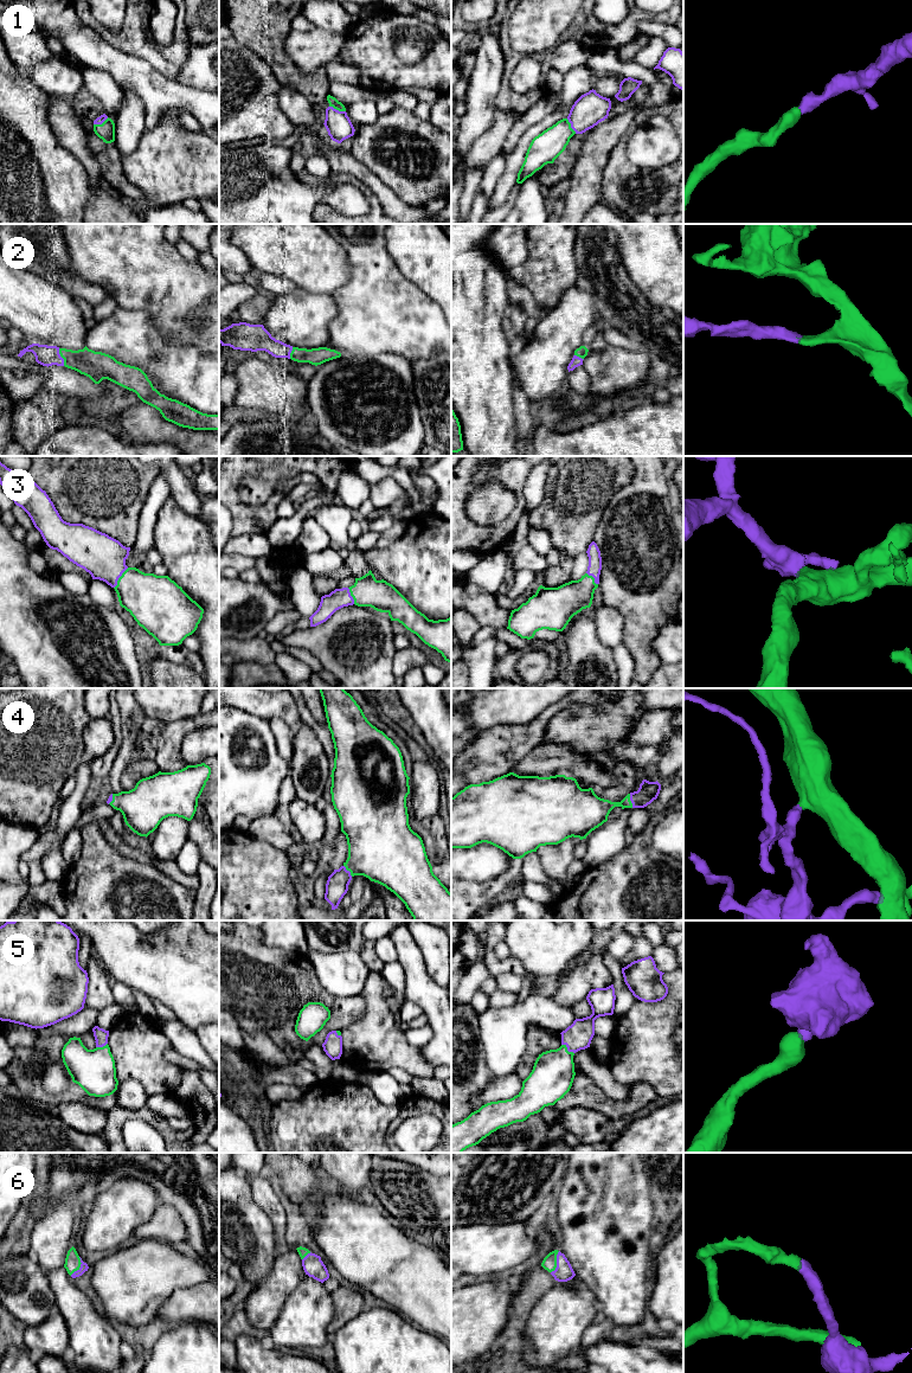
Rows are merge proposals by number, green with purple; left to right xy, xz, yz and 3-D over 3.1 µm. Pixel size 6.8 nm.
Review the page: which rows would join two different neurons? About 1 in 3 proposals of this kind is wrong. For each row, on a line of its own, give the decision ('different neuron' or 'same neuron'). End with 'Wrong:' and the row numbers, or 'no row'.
1: same neuron
2: same neuron
3: same neuron
4: same neuron
5: same neuron
6: same neuron
Wrong: no row

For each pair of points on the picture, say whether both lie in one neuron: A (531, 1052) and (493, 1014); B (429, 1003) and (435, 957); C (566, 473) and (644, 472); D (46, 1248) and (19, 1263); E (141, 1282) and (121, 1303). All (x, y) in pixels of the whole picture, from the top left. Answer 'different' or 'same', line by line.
A: different
B: different
C: different
D: different
E: same

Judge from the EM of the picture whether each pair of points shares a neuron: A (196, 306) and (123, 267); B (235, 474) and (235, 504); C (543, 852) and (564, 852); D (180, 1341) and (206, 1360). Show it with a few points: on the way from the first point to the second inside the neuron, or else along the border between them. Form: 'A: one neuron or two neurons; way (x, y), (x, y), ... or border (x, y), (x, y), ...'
A: one neuron; way (178, 294), (141, 270)
B: one neuron; way (232, 481), (232, 496)
C: one neuron; way (547, 852), (559, 852)
D: one neuron; way (186, 1347), (200, 1360)

